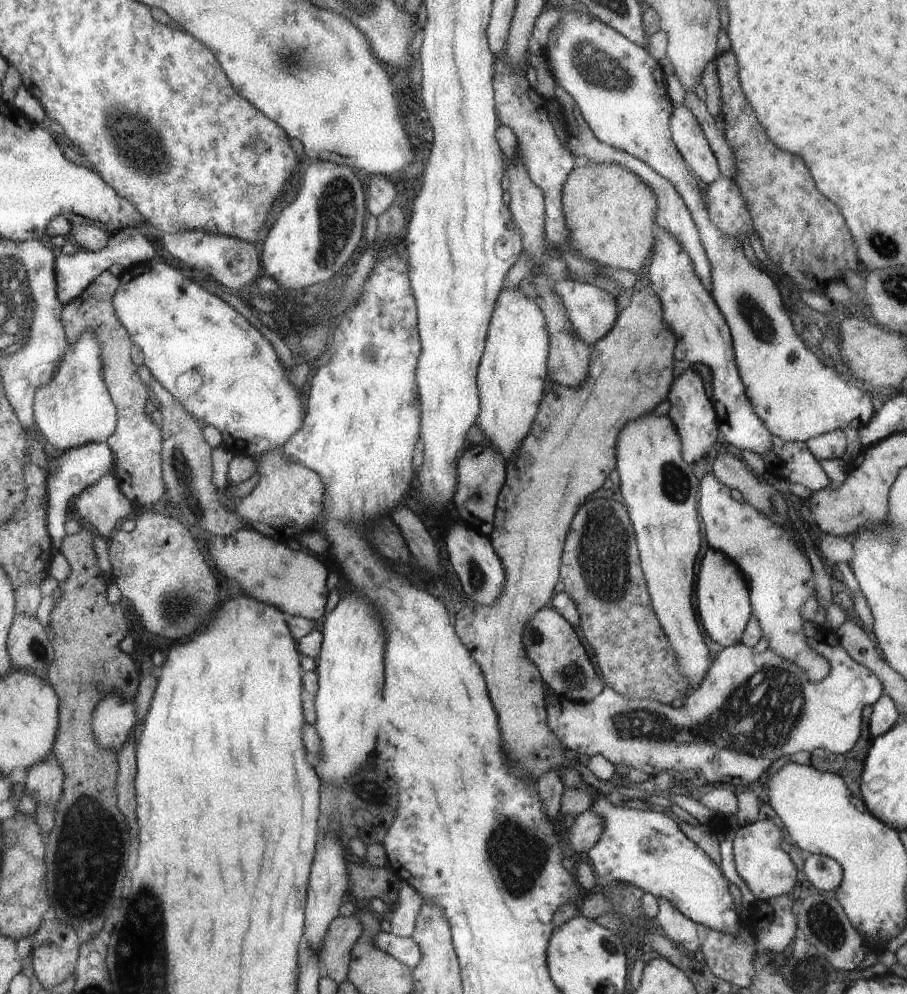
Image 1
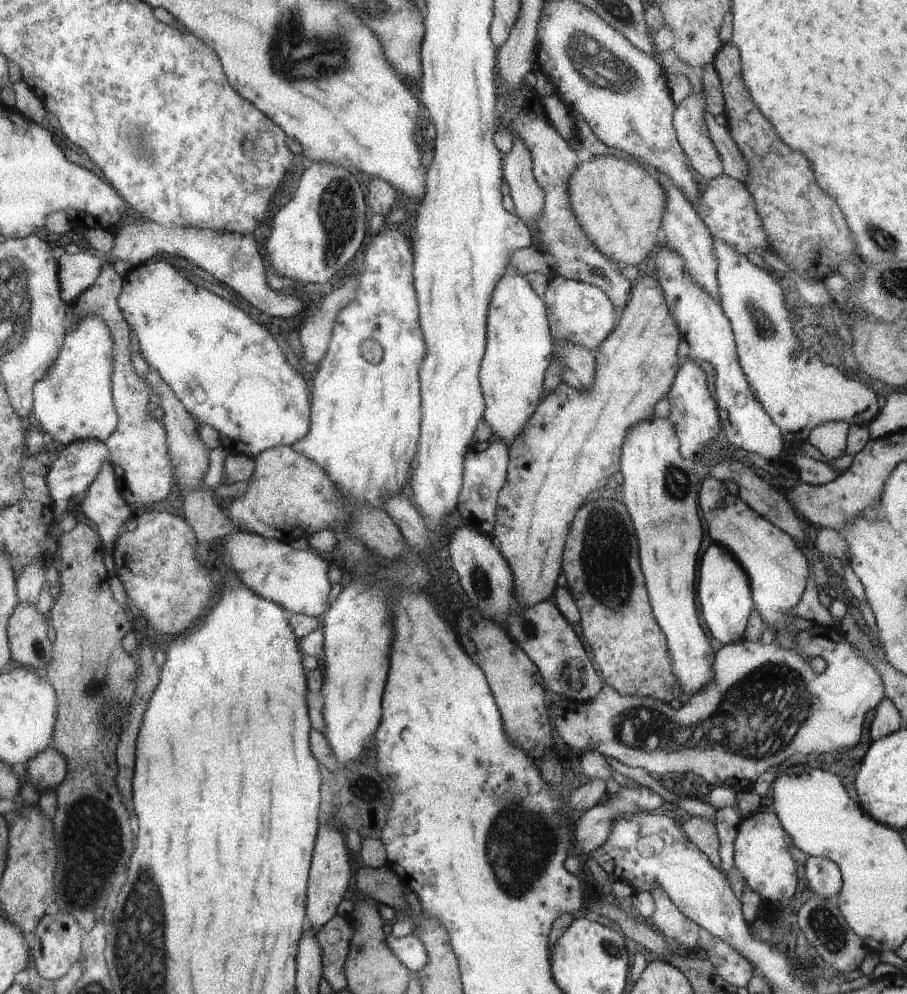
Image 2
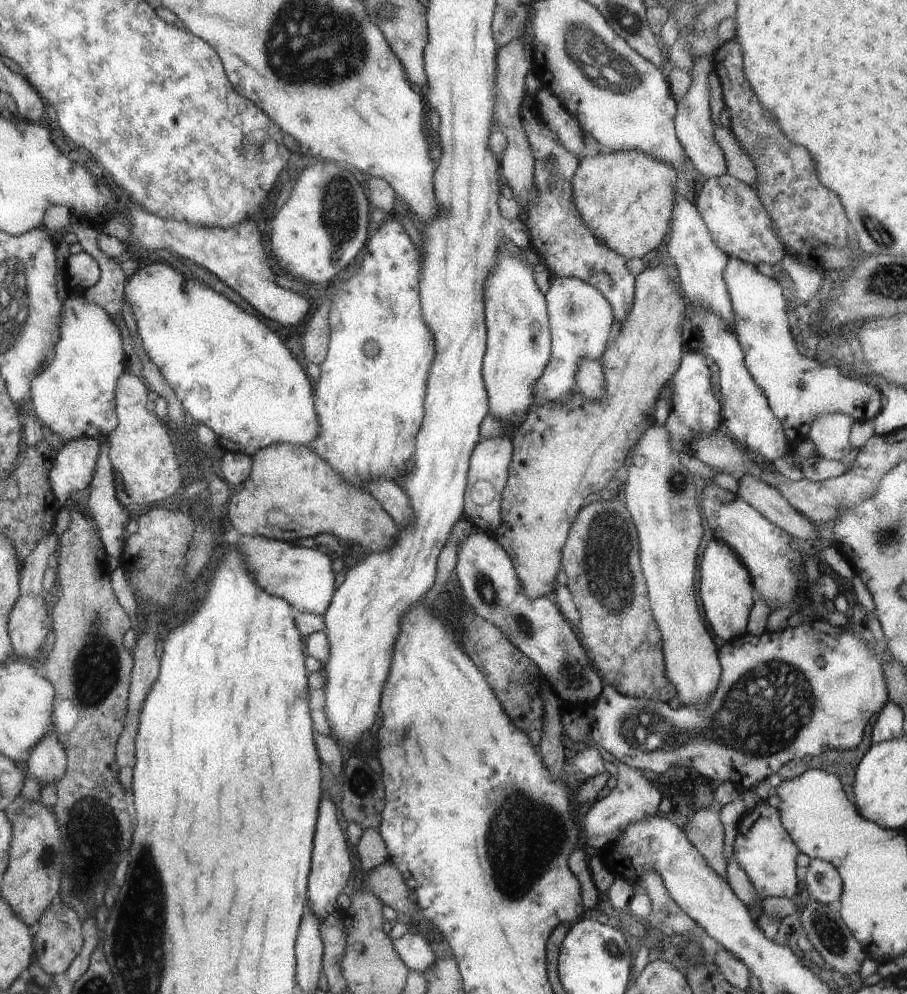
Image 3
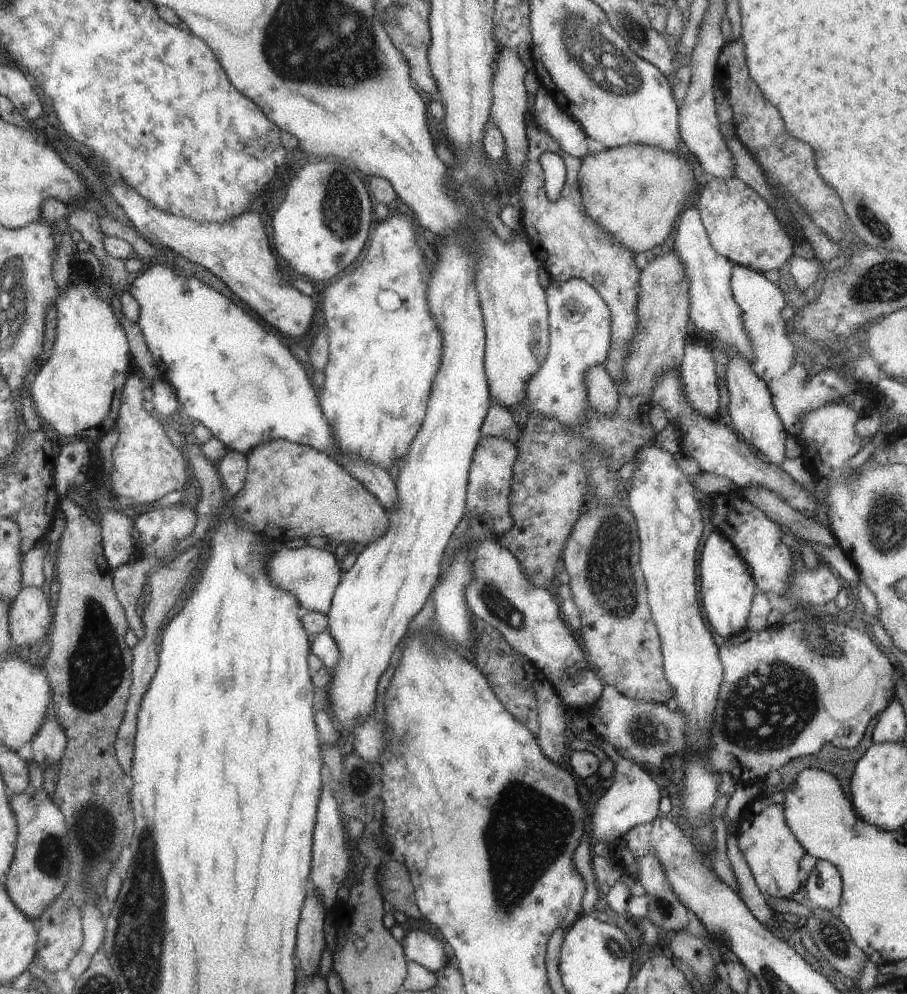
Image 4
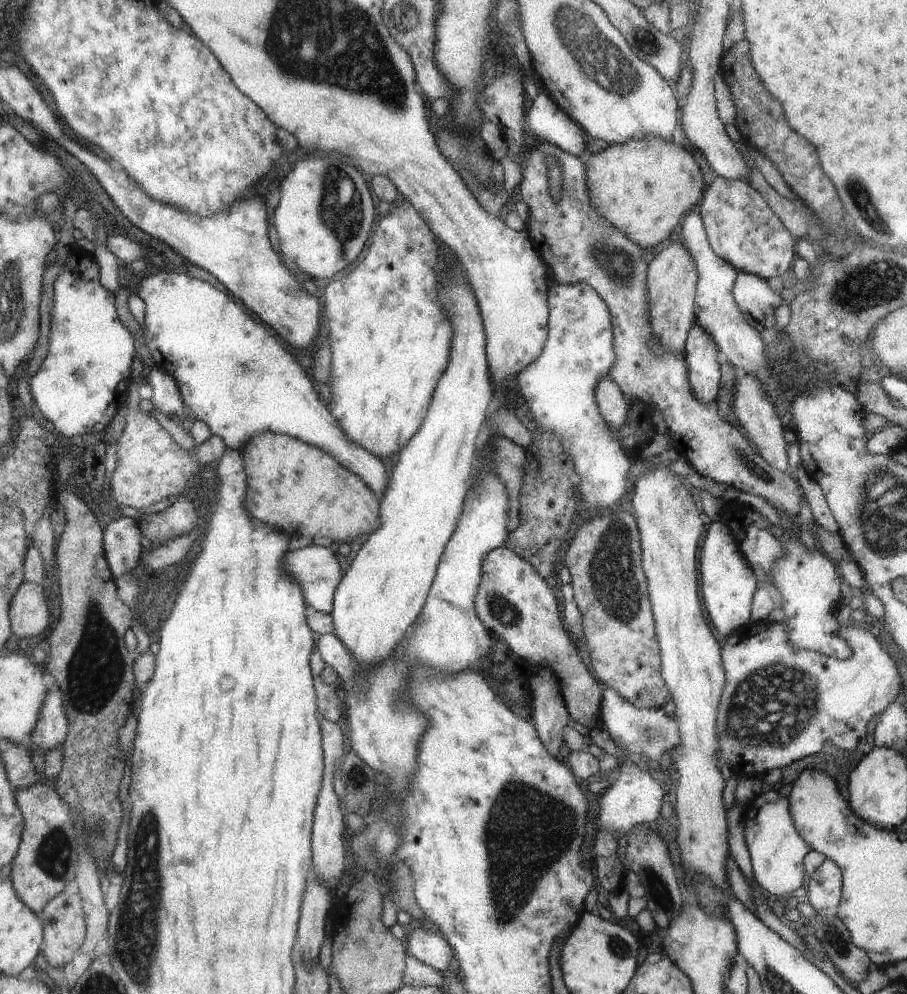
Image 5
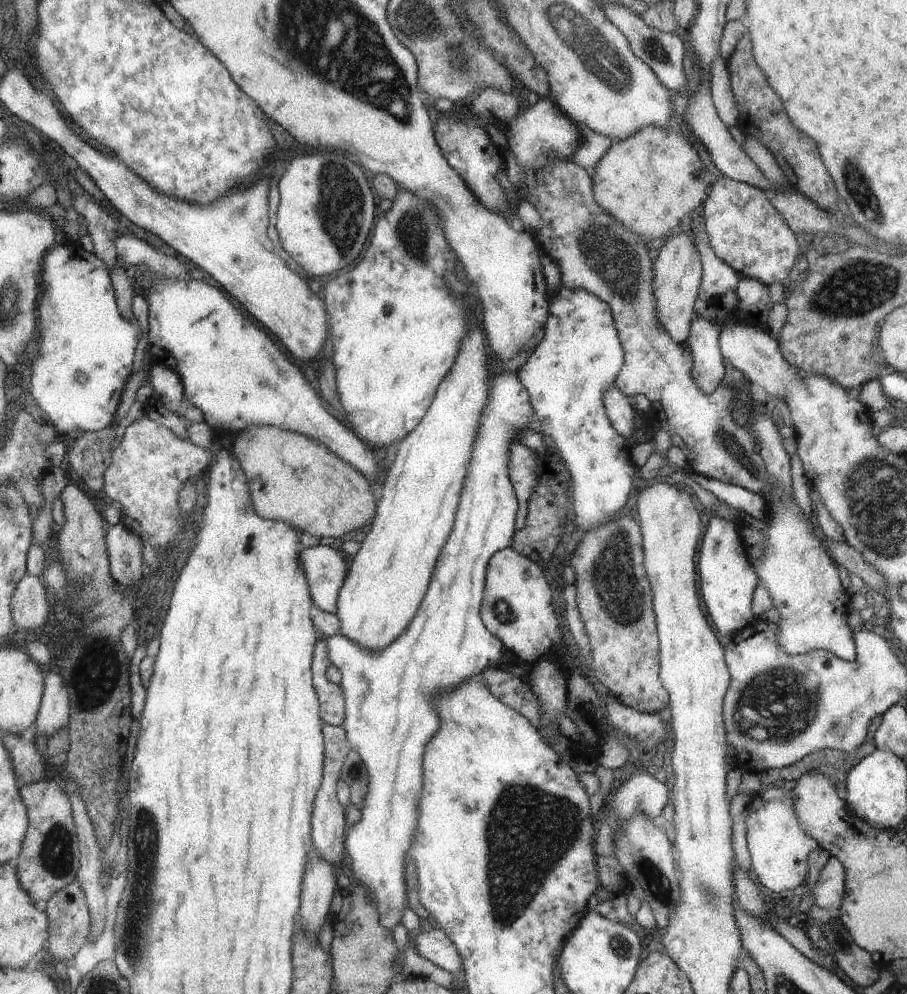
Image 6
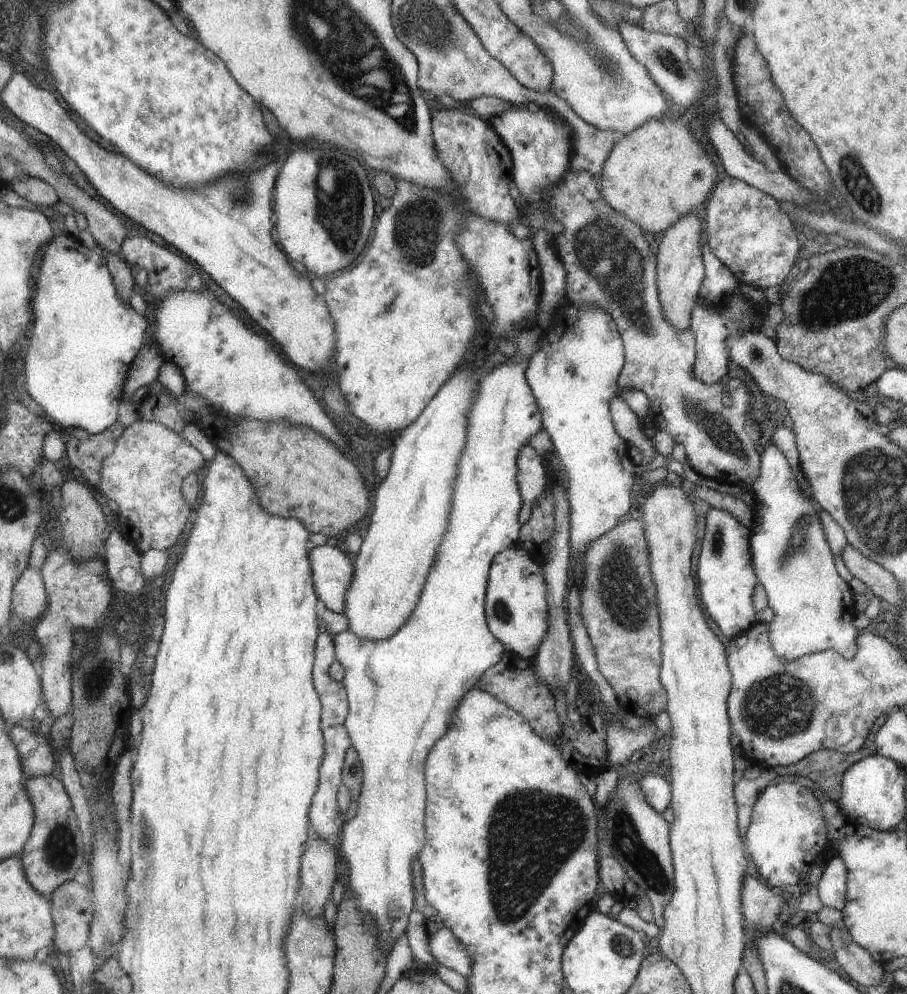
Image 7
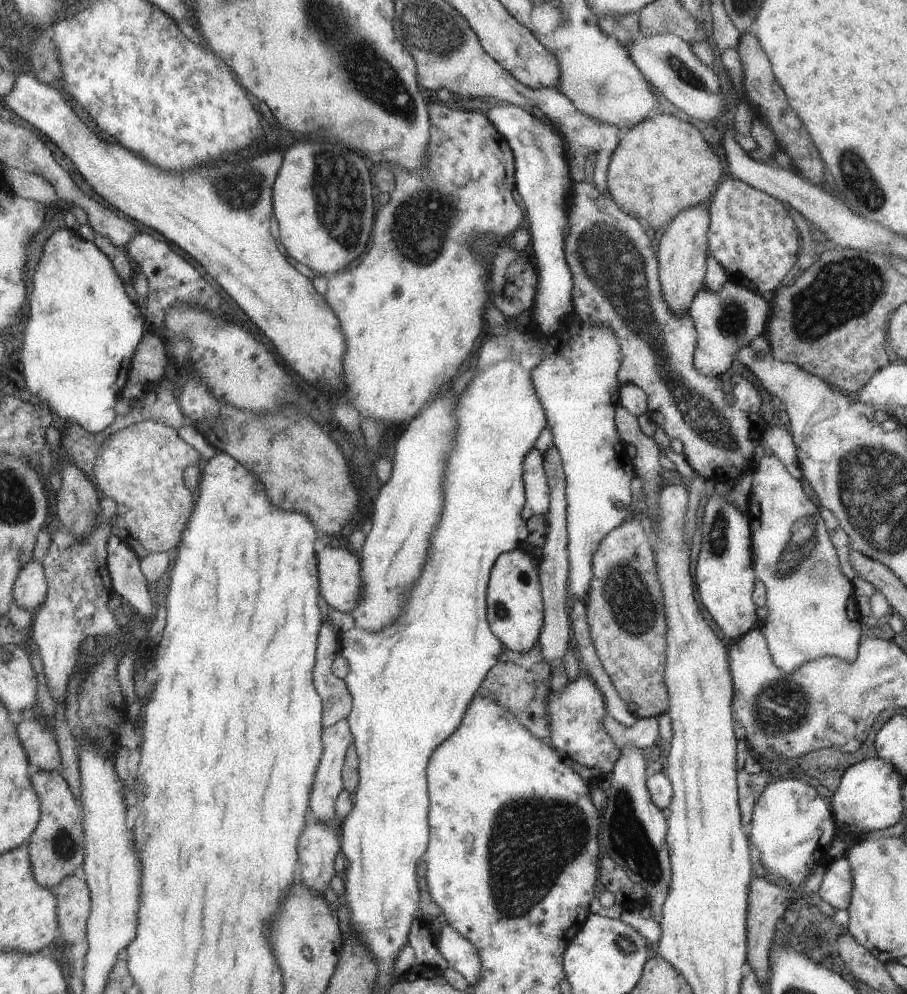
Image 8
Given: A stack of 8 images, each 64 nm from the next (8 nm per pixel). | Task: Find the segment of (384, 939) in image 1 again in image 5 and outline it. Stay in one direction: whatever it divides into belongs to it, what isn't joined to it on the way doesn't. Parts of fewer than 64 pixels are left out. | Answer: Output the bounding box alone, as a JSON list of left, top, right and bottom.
[406,928,456,972]

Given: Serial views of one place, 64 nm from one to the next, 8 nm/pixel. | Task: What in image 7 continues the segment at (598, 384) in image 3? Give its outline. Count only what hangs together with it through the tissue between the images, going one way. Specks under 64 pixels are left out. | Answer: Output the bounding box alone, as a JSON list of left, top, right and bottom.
[610,396,656,468]

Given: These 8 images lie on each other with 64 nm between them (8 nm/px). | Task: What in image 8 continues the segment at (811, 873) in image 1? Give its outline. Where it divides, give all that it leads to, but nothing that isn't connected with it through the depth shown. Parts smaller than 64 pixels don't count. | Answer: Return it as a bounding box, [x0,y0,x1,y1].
[818,858,852,910]

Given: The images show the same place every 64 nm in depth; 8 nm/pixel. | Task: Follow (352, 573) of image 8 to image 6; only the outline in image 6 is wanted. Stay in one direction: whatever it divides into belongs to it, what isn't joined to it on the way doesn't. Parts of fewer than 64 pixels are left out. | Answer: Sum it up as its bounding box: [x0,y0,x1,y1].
[298,545,349,613]

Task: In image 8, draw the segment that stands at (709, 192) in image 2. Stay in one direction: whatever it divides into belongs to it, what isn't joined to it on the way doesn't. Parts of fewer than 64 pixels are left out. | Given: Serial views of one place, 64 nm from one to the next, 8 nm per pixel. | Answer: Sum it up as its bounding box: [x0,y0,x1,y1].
[708,177,799,294]

